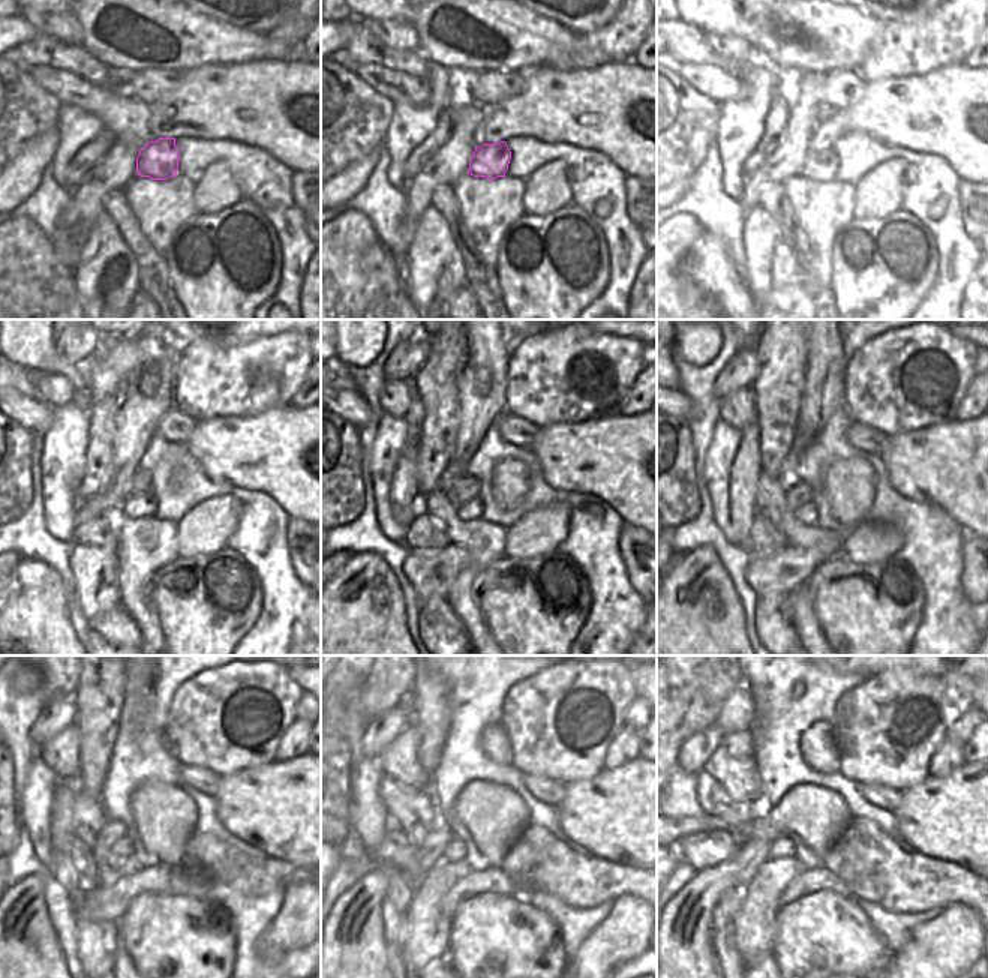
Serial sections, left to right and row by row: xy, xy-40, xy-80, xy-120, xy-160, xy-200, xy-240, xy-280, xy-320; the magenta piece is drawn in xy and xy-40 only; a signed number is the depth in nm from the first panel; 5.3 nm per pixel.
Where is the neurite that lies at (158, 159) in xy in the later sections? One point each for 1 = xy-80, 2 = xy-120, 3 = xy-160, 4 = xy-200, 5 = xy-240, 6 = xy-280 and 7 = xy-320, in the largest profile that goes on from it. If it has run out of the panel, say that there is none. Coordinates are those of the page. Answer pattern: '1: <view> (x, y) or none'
1: xy-80 (822, 165)
2: xy-120 (144, 504)
3: xy-160 (473, 509)
4: xy-200 (807, 513)
5: xy-240 (122, 848)
6: xy-280 (455, 849)
7: xy-320 (784, 846)

